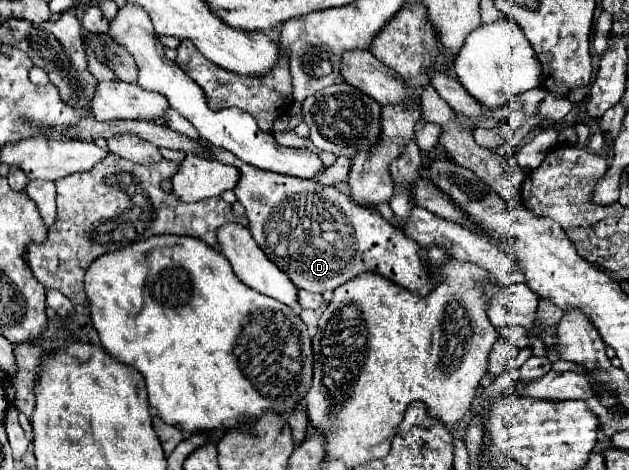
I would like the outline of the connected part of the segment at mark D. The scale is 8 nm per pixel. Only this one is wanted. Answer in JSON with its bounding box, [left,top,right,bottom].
[209,147,435,295]

